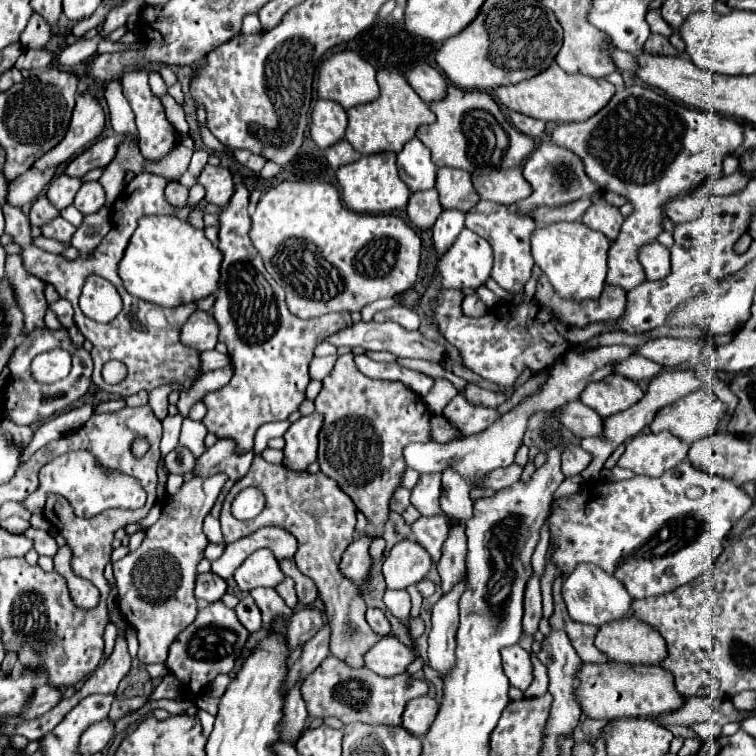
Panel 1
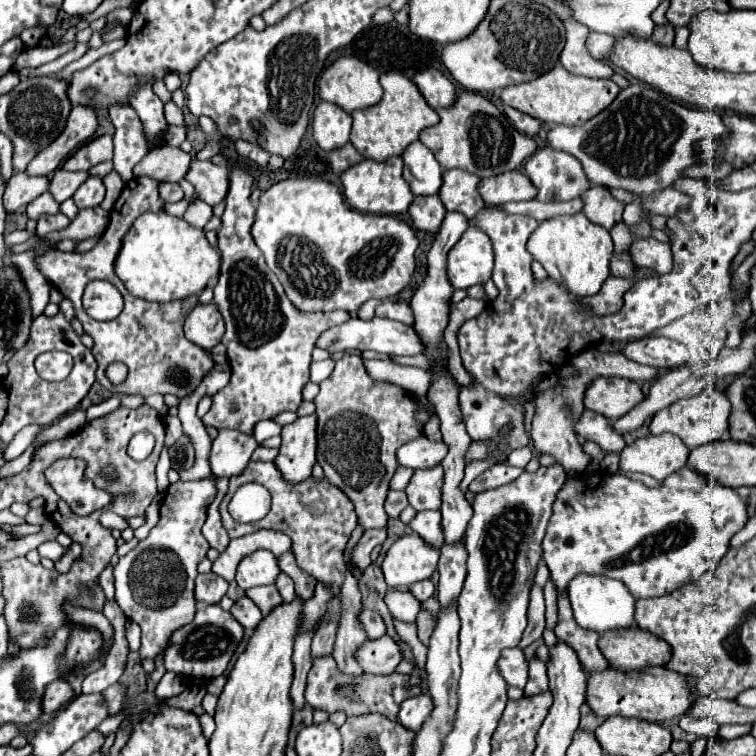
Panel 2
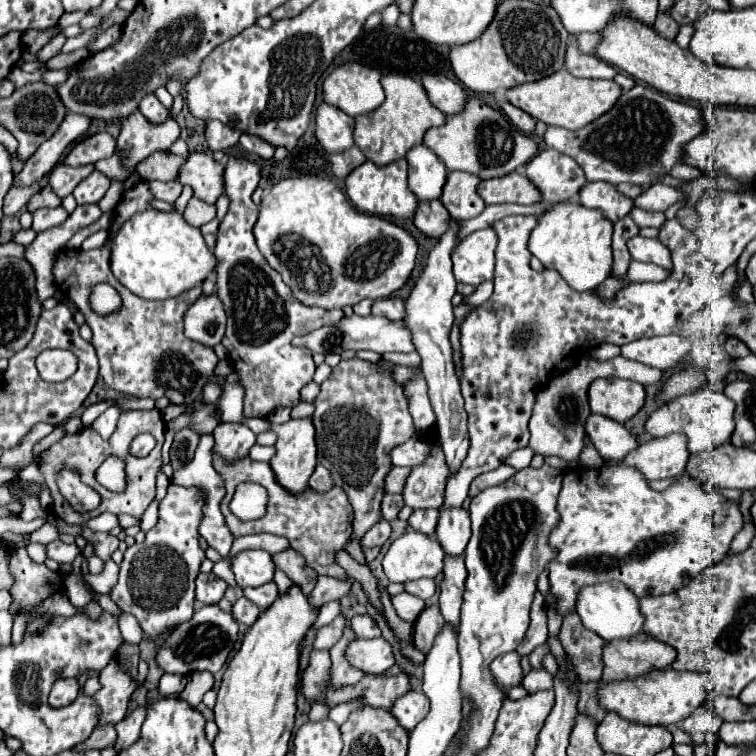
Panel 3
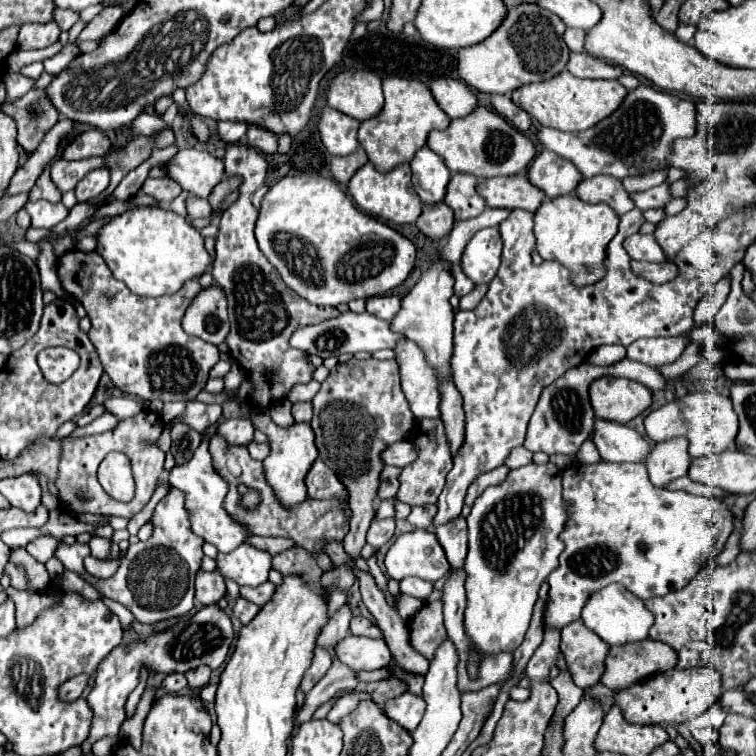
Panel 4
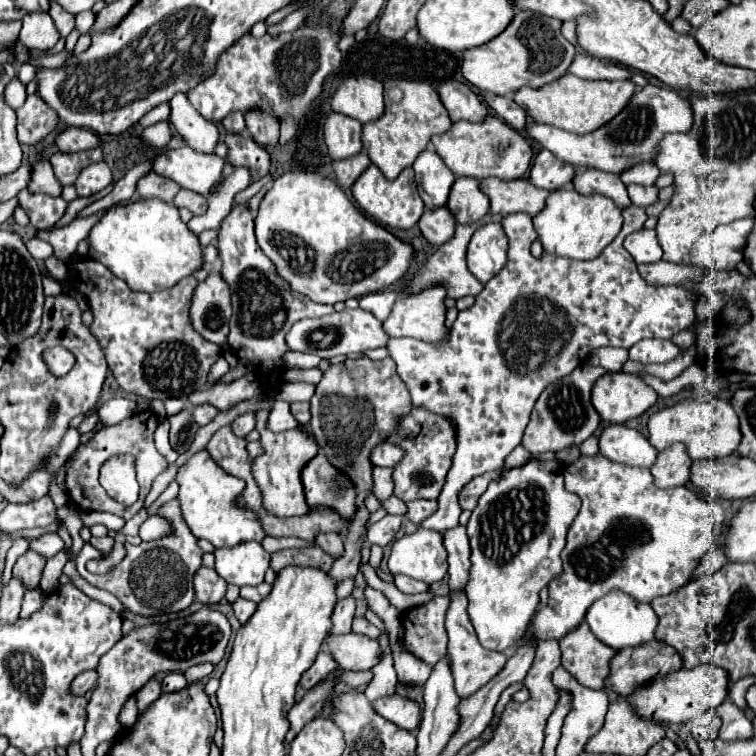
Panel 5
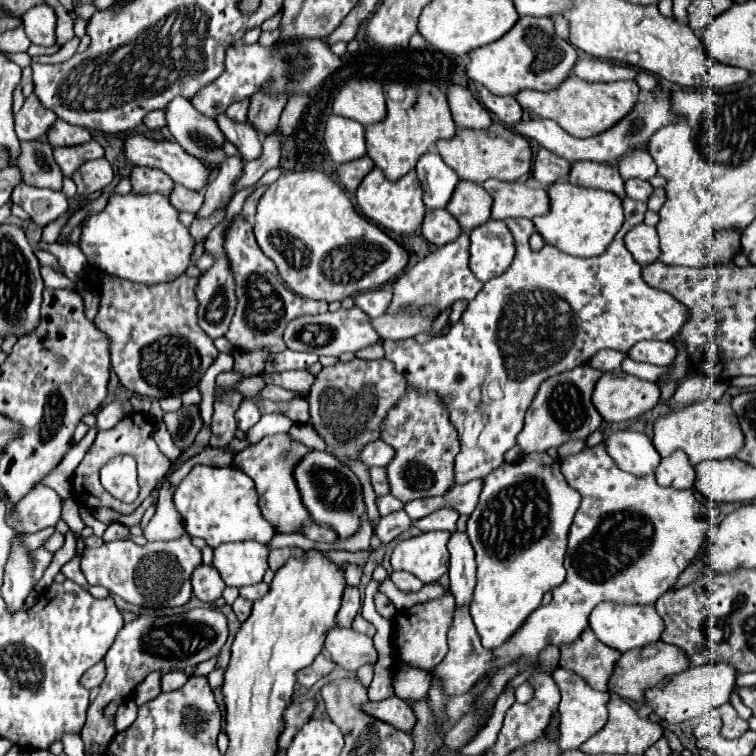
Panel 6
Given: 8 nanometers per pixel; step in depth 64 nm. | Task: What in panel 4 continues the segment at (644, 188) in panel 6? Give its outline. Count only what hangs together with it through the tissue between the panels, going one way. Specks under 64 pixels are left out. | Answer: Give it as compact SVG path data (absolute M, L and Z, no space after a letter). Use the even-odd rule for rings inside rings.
M660 184L660 186L654 186L650 190L644 190L644 192L632 192L630 198L636 204L636 208L640 208L640 210L664 208L666 202L670 200L670 192L668 192L666 184Z

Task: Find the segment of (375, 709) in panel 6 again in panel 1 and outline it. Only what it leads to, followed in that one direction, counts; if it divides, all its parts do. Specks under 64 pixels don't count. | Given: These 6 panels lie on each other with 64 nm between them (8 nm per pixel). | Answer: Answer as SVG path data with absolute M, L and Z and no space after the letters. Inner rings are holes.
M432 696L414 698L404 708L402 726L416 736L424 736L426 728L430 728L436 714L438 714L438 702Z

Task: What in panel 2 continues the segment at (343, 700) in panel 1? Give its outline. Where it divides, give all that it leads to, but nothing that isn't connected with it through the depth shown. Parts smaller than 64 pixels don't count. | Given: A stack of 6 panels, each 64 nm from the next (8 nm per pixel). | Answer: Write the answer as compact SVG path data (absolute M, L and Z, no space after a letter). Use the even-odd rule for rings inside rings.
M322 656L312 660L312 668L308 672L308 686L306 686L306 702L312 708L326 710L328 714L336 710L344 710L348 716L378 712L384 714L388 720L396 720L402 700L418 694L420 694L420 686L412 686L408 674L388 674L388 676L362 674L354 678L354 676L340 674L332 656Z

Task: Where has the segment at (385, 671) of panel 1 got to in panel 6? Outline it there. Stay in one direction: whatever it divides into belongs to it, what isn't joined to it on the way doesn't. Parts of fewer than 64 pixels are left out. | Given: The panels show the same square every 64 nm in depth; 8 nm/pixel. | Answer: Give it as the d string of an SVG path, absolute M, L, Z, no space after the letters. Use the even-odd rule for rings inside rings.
M330 628L330 632L326 632L326 650L334 664L350 672L356 672L362 664L378 660L372 638L358 634L352 628Z

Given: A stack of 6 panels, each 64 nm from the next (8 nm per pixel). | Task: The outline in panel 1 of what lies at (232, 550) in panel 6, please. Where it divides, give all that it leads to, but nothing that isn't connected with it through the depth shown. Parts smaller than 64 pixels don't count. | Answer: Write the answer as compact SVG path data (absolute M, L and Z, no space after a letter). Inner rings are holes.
M258 550L250 554L242 566L238 566L234 580L240 590L250 592L252 588L258 588L258 586L264 586L264 588L278 586L284 580L284 574L270 550Z

